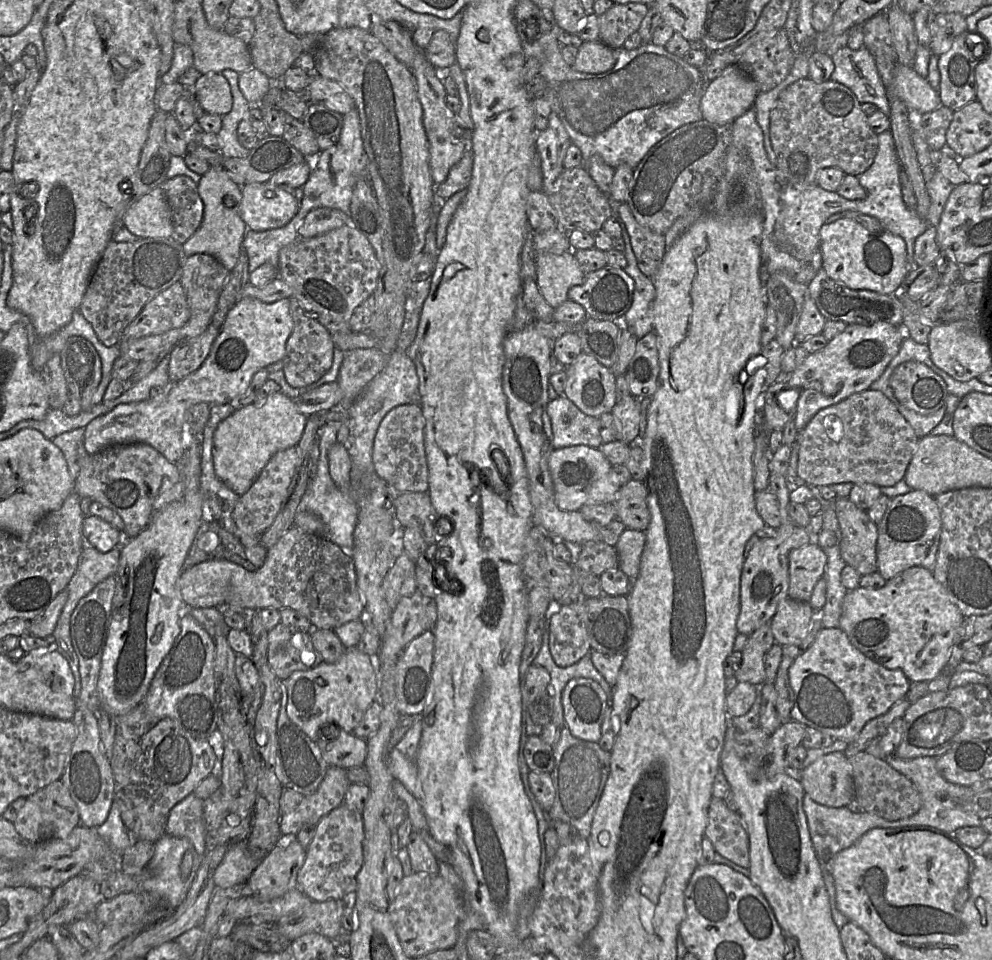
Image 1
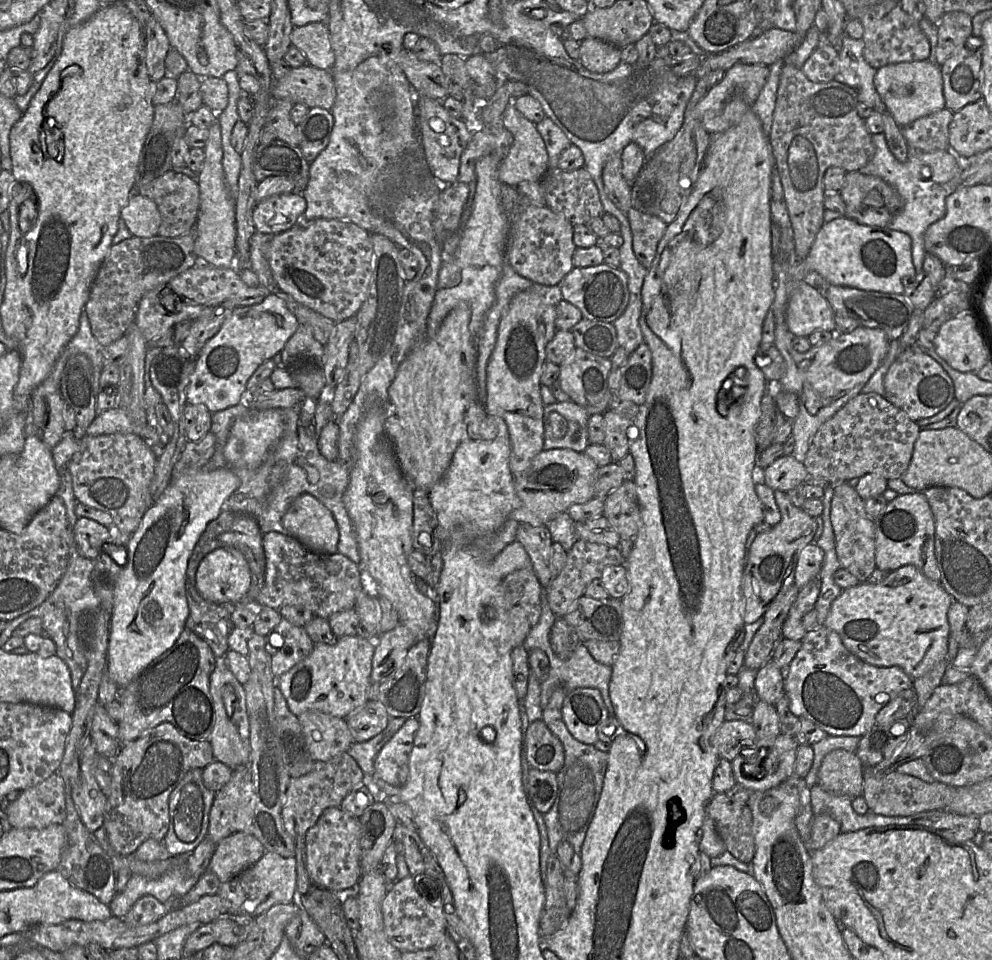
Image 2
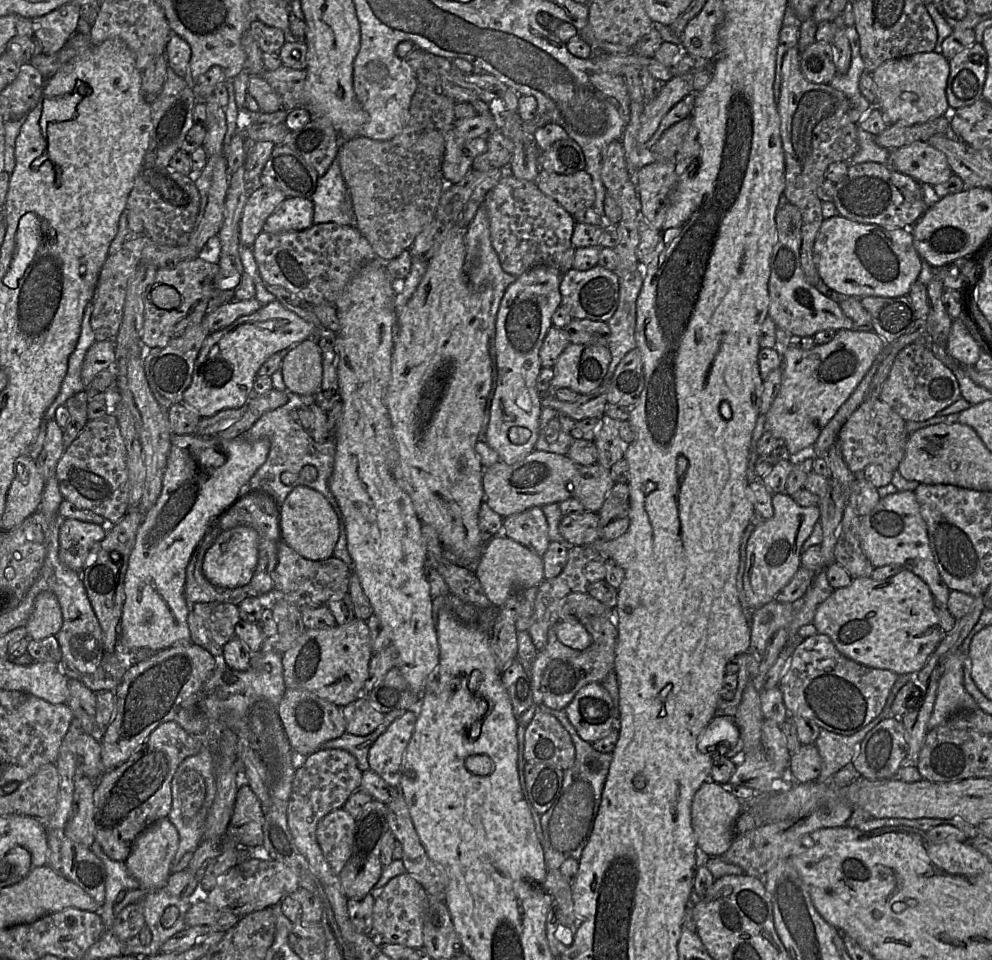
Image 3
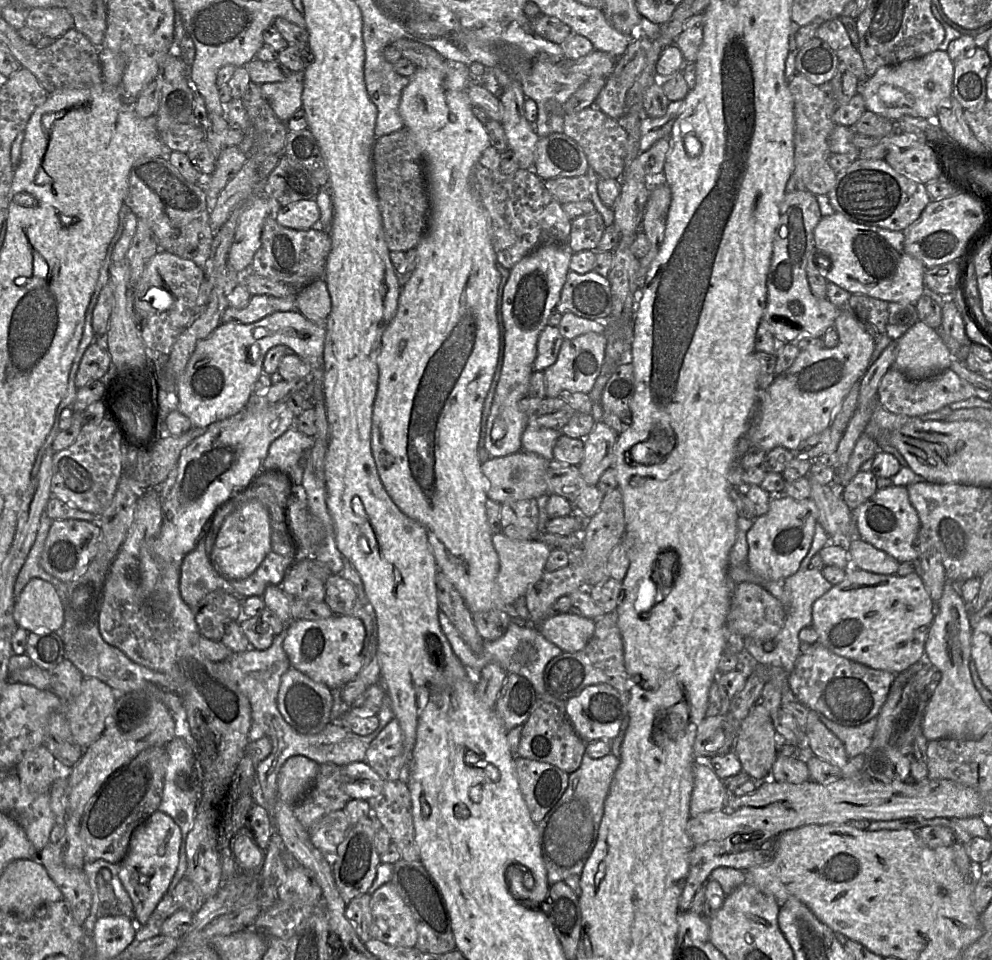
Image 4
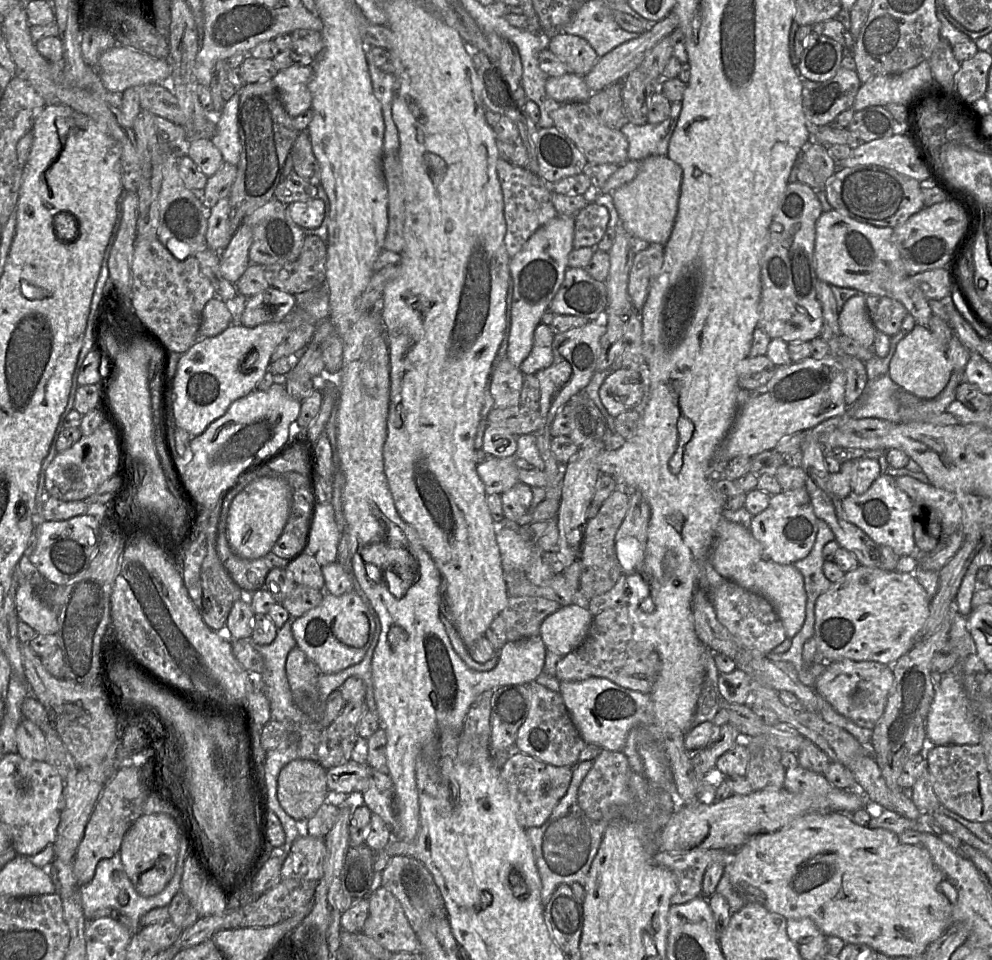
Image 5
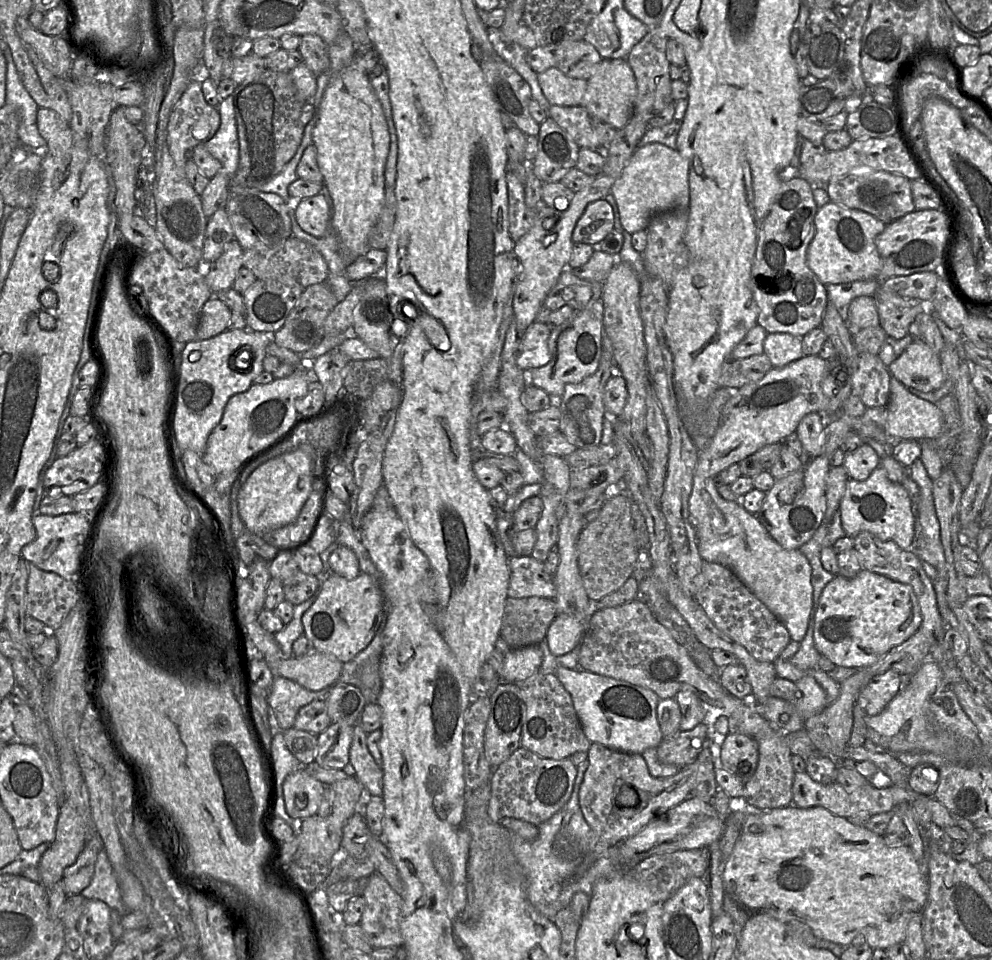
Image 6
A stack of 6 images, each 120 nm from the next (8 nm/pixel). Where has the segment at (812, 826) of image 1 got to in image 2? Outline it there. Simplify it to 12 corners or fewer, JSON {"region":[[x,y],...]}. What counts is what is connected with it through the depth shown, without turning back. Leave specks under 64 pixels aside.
{"region":[[810,789],[813,815],[829,815],[842,833],[905,824],[904,816],[860,815],[853,798]]}

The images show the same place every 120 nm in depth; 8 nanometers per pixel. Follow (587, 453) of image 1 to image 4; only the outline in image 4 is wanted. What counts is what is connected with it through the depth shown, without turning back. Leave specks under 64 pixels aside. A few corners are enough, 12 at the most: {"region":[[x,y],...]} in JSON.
{"region":[[523,450],[481,465],[488,498],[548,494],[548,461]]}

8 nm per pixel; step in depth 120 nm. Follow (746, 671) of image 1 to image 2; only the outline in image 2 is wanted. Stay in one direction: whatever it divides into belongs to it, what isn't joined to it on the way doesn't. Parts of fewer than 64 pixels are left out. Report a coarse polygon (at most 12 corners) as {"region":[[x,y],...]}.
{"region":[[793,583],[766,611],[745,652],[759,670],[783,638],[781,628],[799,590]]}

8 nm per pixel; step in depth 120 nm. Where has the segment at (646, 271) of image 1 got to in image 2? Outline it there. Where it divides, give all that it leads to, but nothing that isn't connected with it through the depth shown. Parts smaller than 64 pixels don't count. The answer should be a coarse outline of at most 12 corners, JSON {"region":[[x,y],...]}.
{"region":[[631,208],[633,251],[649,270],[667,224]]}

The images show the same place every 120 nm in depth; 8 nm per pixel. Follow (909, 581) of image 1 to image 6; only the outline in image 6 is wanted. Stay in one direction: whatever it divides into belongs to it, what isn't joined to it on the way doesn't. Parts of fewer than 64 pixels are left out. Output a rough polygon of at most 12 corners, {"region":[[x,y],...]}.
{"region":[[835,575],[814,645],[863,668],[907,641],[922,614],[910,585]]}

